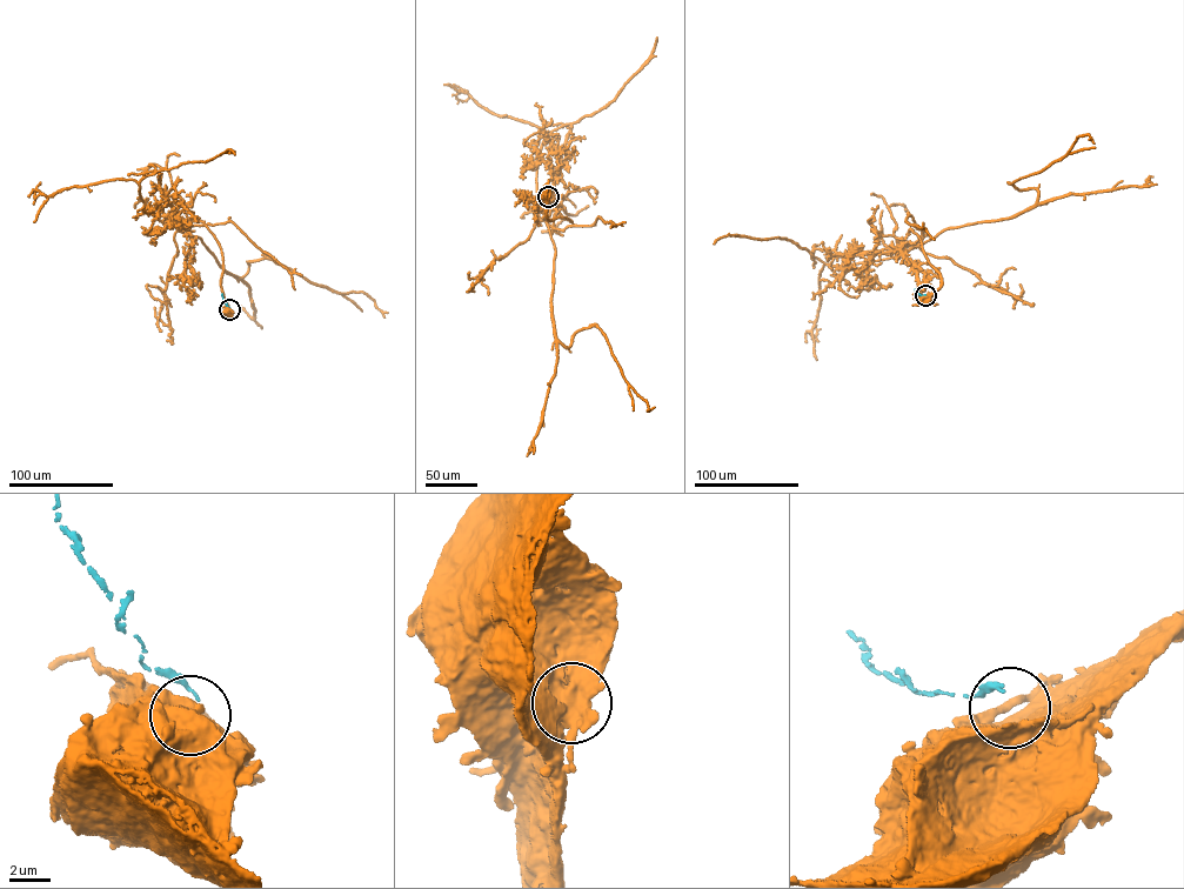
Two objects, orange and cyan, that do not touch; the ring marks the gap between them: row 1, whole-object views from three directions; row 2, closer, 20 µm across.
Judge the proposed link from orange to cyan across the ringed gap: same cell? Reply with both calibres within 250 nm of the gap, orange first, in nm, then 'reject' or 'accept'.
1050/160 nm | reject

